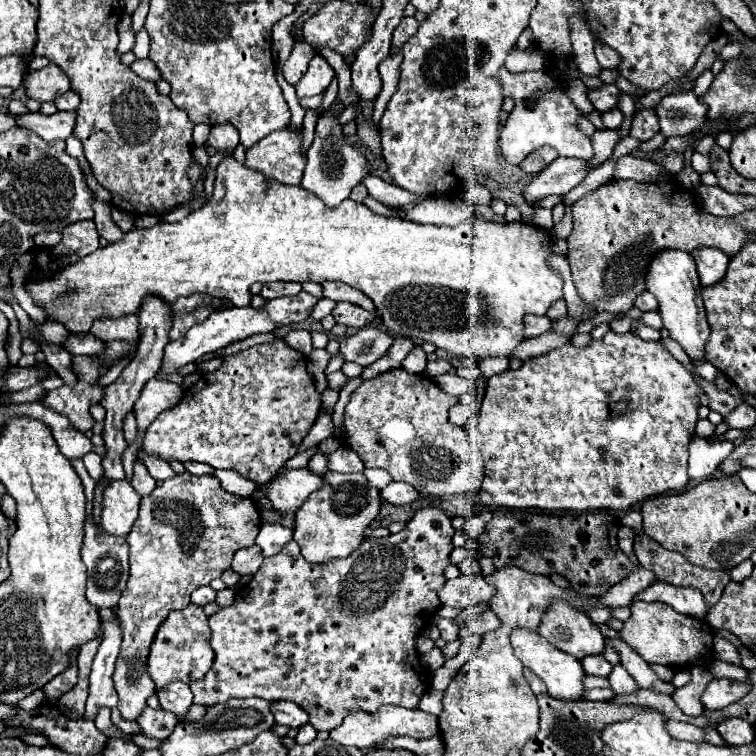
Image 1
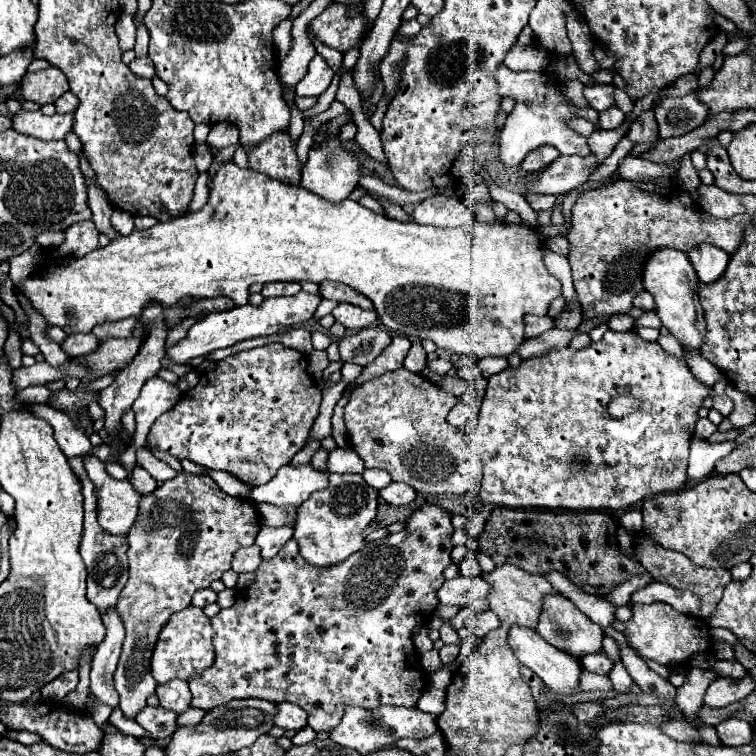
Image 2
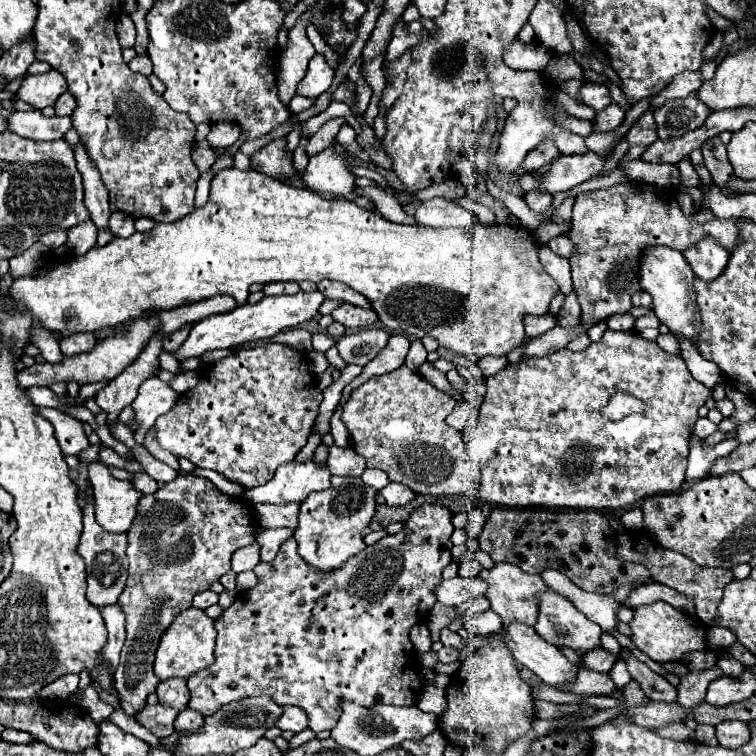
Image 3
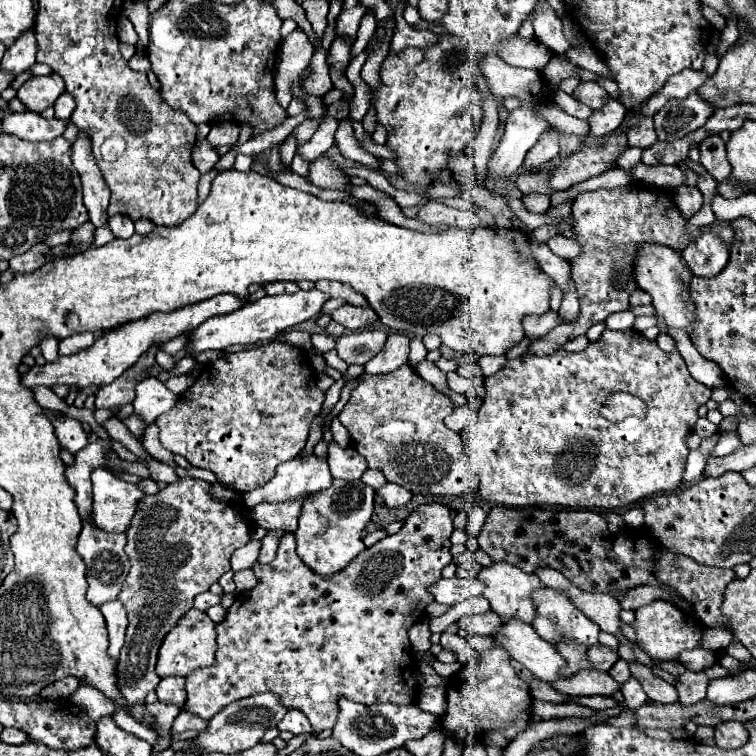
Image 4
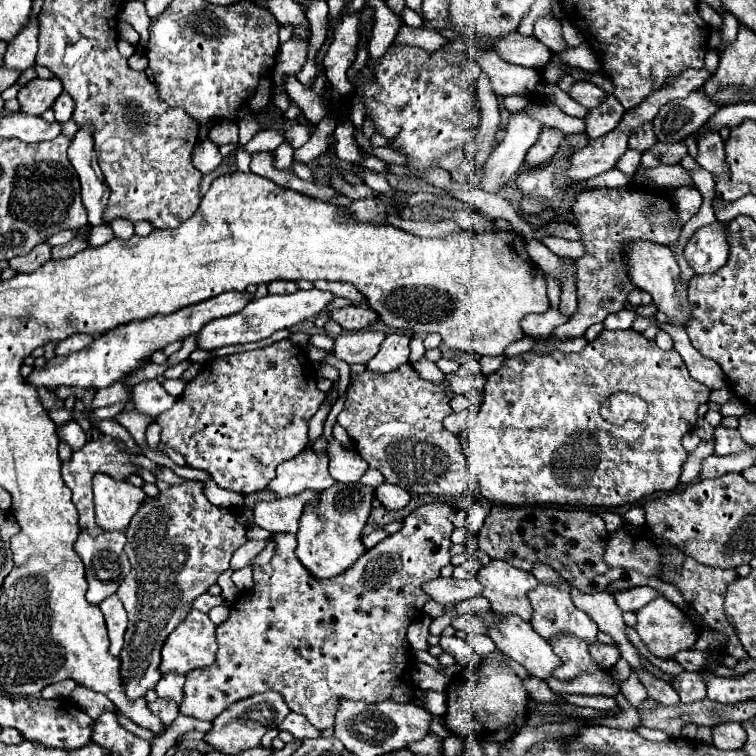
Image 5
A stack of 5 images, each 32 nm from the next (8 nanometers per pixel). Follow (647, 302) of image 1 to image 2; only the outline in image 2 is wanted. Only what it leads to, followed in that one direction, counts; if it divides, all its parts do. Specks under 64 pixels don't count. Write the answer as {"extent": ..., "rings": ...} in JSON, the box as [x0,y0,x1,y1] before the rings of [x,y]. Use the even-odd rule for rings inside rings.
{"extent":[634,292,656,310],"rings":[[[640,292],[634,298],[634,306],[640,308],[640,310],[654,310],[656,308],[656,302],[654,302],[654,296],[650,292]]]}

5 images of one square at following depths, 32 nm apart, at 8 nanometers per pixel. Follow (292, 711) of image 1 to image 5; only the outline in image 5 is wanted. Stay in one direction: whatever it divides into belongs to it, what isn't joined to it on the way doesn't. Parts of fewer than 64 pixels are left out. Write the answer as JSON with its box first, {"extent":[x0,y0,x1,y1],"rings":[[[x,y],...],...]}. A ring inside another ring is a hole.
{"extent":[278,712,320,738],"rings":[[[290,712],[284,722],[278,726],[278,730],[286,730],[296,738],[318,738],[320,732],[316,728],[312,728],[312,724],[308,724],[308,720],[304,716],[300,716],[298,712]]]}

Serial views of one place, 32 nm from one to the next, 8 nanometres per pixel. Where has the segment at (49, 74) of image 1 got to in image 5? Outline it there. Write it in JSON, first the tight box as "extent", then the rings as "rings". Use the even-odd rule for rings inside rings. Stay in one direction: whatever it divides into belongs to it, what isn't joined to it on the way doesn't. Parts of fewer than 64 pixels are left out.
{"extent":[18,78,64,116],"rings":[[[34,78],[18,92],[18,102],[22,106],[22,112],[40,116],[44,110],[48,110],[54,100],[62,94],[64,86],[60,80],[54,78]]]}

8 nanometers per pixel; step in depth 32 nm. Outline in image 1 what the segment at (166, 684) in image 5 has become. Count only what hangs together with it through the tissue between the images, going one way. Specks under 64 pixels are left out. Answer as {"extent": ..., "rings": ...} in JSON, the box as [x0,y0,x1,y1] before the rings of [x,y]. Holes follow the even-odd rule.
{"extent":[158,682,192,720],"rings":[[[172,682],[166,688],[158,690],[158,698],[160,698],[160,706],[164,710],[176,714],[178,720],[182,720],[192,706],[192,692],[190,692],[188,684],[184,684],[184,682]]]}

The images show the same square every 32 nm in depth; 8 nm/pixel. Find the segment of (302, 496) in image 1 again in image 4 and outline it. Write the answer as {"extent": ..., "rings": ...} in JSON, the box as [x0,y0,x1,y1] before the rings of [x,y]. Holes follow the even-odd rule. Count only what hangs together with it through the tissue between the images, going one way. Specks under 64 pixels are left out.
{"extent":[242,454,332,509],"rings":[[[314,454],[306,456],[306,458],[294,458],[290,462],[280,464],[280,468],[276,468],[276,476],[264,484],[264,488],[256,488],[254,492],[244,492],[242,500],[248,509],[253,509],[260,502],[286,502],[286,500],[298,500],[304,498],[316,490],[326,490],[332,484],[332,474],[328,470],[326,460],[318,460]]]}

